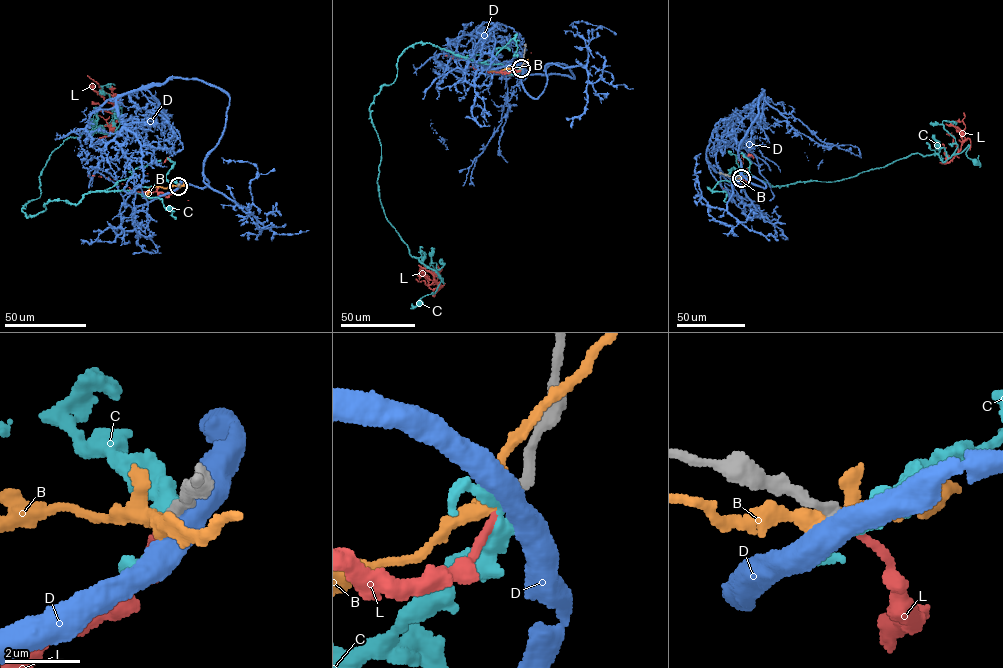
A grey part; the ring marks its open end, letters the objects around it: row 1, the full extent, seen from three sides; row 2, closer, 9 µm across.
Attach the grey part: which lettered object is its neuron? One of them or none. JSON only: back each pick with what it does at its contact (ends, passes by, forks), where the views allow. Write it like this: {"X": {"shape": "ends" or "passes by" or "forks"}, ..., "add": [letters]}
{"L": {"shape": "ends"}, "add": ["L"]}

